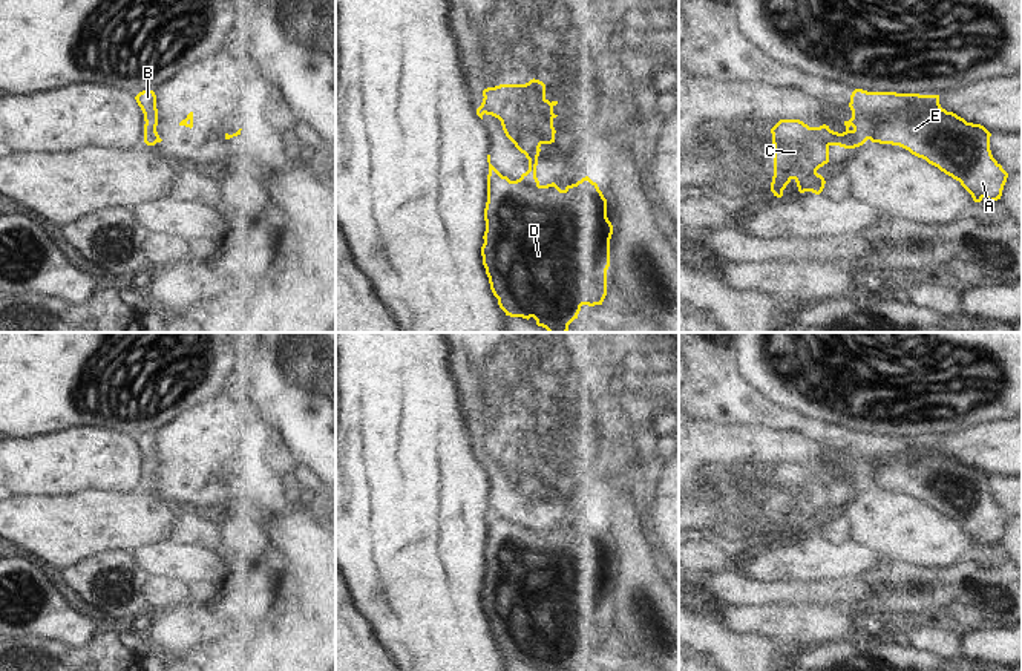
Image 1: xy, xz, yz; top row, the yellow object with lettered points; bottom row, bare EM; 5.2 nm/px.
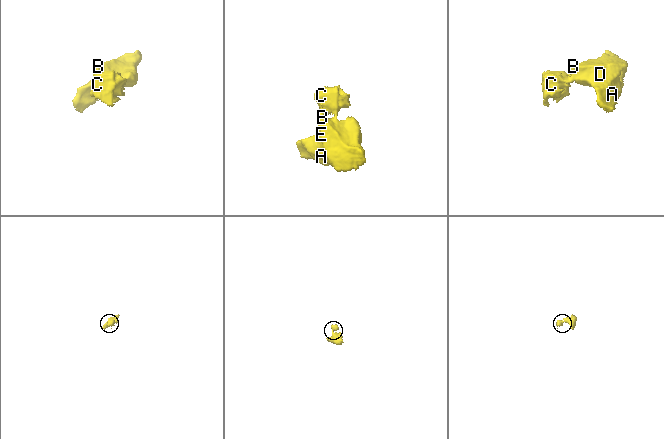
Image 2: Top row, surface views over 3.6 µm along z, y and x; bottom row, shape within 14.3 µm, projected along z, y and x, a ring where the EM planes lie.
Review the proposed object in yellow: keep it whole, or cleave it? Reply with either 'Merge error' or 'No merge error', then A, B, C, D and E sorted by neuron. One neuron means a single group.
Merge error. Groups: A B D E / C.

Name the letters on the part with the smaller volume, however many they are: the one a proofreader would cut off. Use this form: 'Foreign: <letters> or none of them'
Foreign: C

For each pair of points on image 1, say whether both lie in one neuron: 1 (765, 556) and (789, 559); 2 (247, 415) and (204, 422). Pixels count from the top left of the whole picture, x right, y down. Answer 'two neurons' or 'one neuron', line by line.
1: two neurons
2: one neuron

